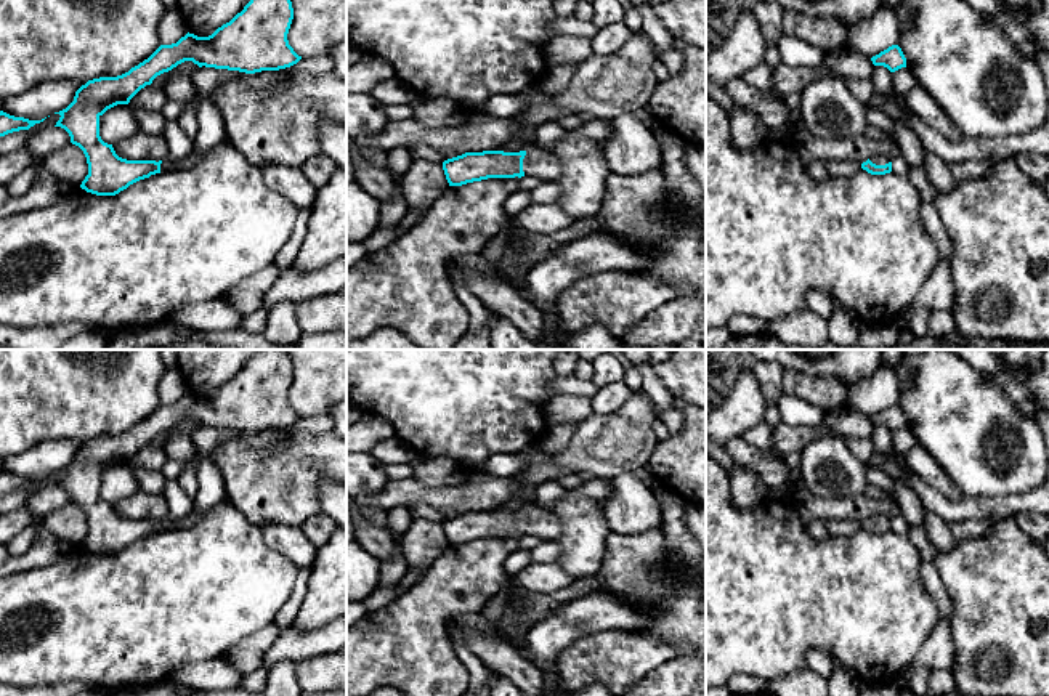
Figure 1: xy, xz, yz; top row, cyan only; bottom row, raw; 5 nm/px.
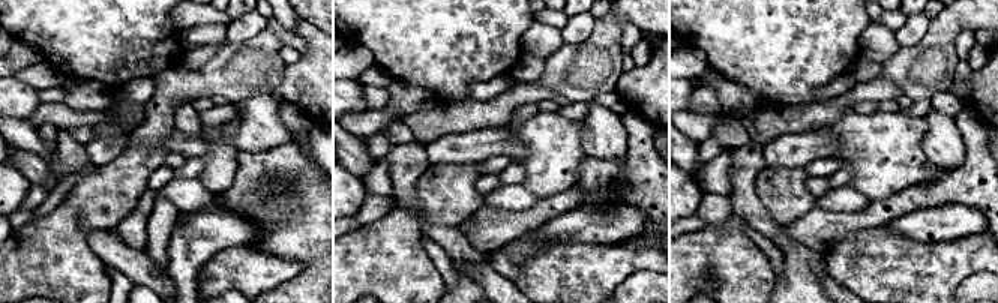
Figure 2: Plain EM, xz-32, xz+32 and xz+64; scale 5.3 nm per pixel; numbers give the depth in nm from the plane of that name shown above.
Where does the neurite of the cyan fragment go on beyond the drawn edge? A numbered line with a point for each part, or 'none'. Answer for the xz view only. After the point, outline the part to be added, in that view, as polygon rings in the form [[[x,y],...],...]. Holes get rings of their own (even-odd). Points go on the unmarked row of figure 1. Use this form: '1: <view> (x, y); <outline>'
1: xz (538, 522); [[[539,505],[526,508],[523,518],[523,531],[526,536],[537,536],[542,540],[555,540],[563,531],[563,524]]]

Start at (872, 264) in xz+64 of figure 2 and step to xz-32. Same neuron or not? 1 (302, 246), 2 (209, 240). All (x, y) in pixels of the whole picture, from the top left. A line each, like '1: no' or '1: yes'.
1: no
2: no

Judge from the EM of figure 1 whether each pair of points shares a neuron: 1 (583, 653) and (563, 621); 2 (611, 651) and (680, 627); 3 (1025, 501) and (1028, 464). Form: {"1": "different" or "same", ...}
{"1": "different", "2": "different", "3": "different"}

